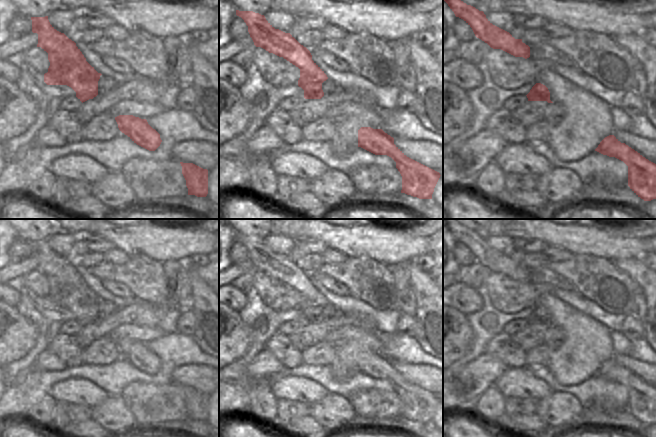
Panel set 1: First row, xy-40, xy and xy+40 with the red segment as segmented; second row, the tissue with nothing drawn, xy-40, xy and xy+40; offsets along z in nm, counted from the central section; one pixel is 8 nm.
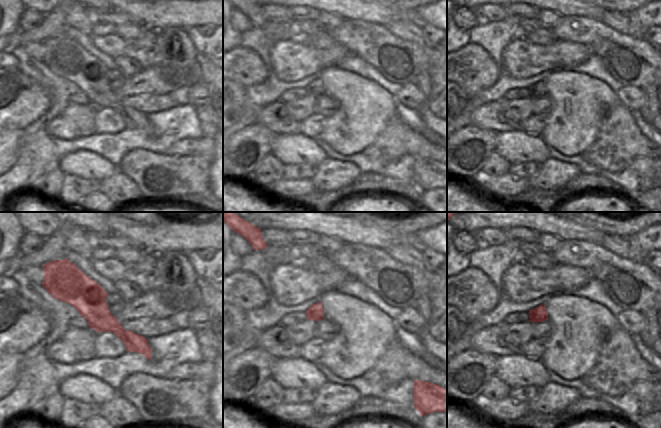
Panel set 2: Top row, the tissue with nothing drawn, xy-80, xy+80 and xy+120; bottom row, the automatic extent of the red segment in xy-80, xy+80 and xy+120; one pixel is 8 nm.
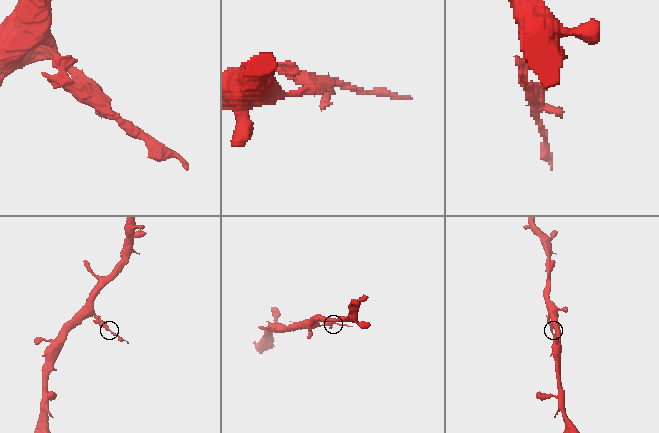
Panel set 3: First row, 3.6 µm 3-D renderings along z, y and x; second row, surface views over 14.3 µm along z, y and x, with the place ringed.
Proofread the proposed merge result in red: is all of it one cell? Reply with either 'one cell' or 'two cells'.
two cells

